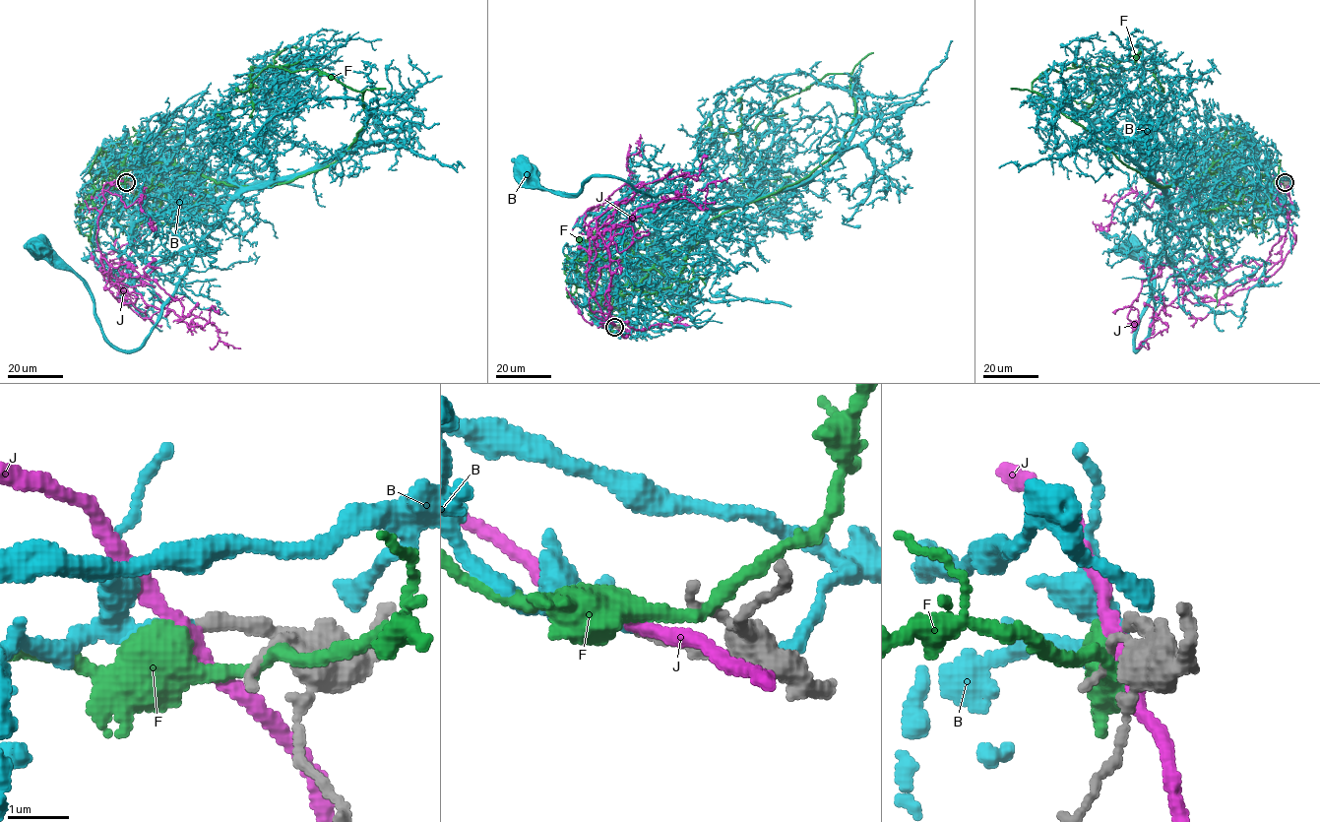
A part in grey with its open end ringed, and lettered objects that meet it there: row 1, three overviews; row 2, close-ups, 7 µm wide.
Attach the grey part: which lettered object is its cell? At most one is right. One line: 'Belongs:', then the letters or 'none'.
Belongs: B

